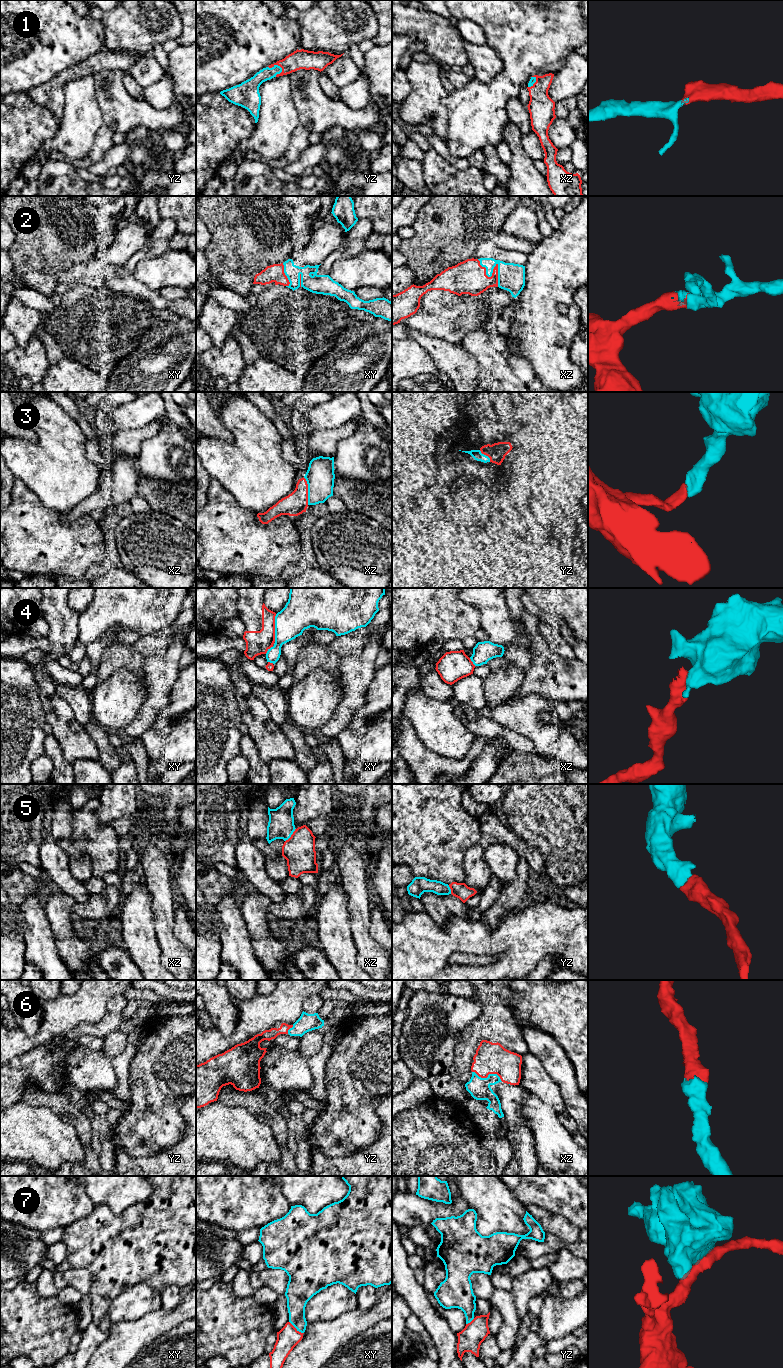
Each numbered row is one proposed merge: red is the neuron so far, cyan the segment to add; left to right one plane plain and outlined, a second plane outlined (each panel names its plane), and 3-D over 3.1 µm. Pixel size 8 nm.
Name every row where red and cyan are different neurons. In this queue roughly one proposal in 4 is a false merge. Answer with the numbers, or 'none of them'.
7

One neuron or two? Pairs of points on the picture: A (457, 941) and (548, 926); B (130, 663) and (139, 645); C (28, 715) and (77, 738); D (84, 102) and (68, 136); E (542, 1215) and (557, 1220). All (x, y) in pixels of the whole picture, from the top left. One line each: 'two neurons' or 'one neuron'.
A: one neuron
B: two neurons
C: two neurons
D: one neuron
E: one neuron

